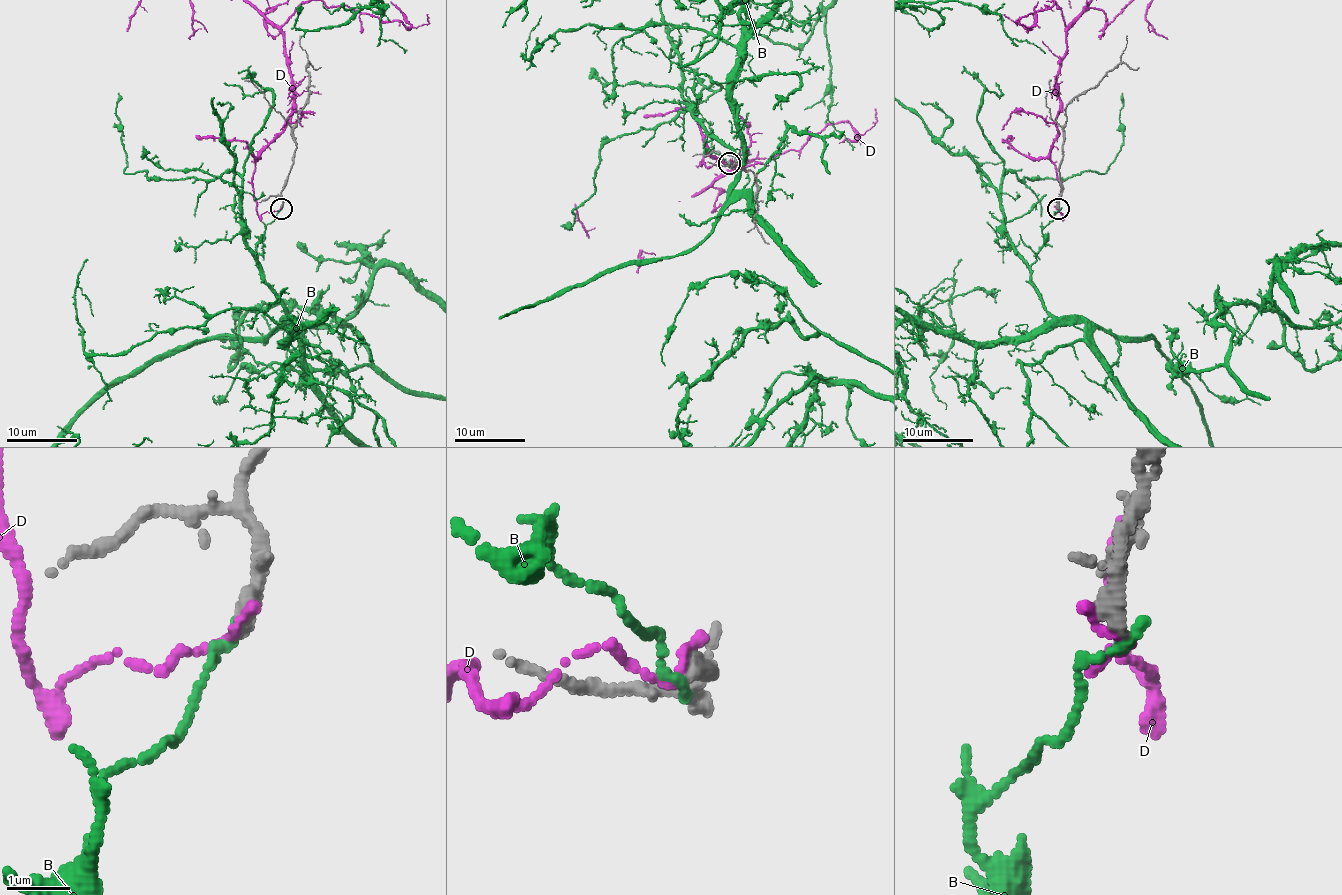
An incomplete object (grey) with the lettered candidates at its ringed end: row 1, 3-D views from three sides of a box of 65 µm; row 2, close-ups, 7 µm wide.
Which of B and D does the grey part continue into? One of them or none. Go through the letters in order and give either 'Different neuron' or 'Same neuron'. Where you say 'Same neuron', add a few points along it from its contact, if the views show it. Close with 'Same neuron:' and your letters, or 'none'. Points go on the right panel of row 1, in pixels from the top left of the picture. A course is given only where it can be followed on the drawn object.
B: Different neuron
D: Different neuron
Same neuron: none

